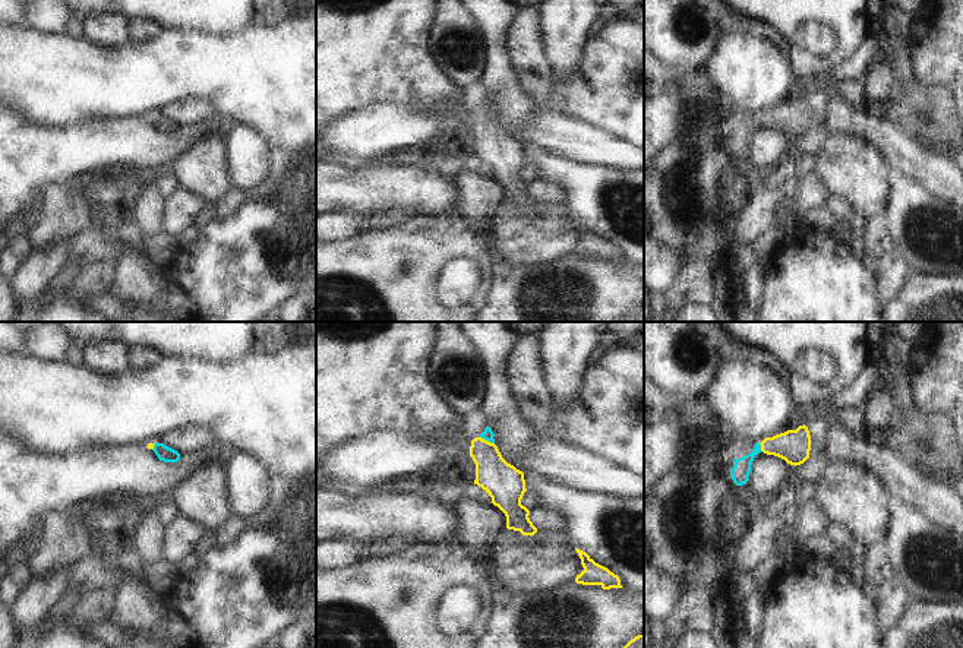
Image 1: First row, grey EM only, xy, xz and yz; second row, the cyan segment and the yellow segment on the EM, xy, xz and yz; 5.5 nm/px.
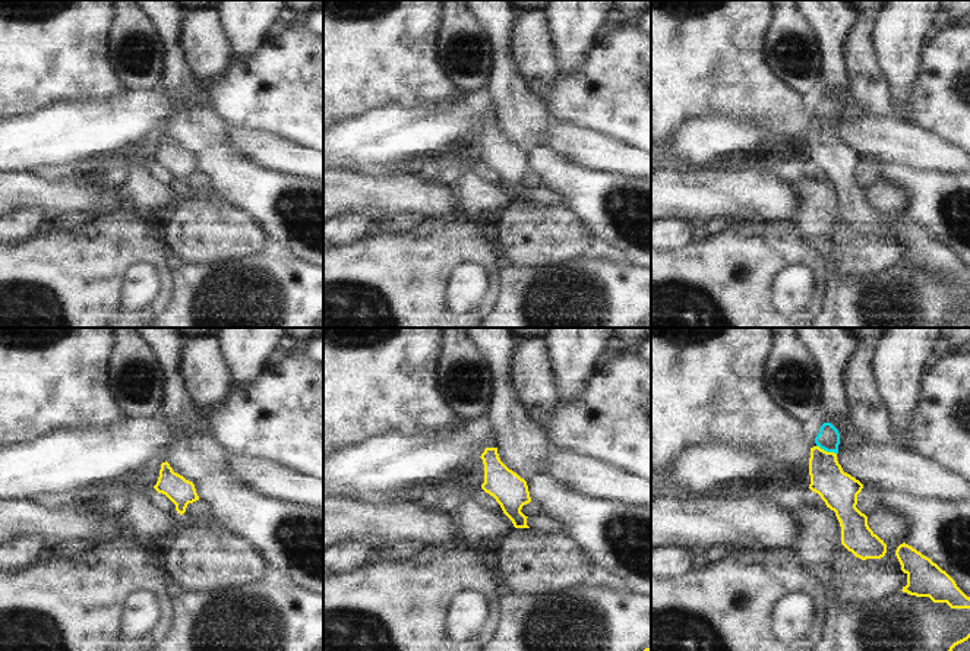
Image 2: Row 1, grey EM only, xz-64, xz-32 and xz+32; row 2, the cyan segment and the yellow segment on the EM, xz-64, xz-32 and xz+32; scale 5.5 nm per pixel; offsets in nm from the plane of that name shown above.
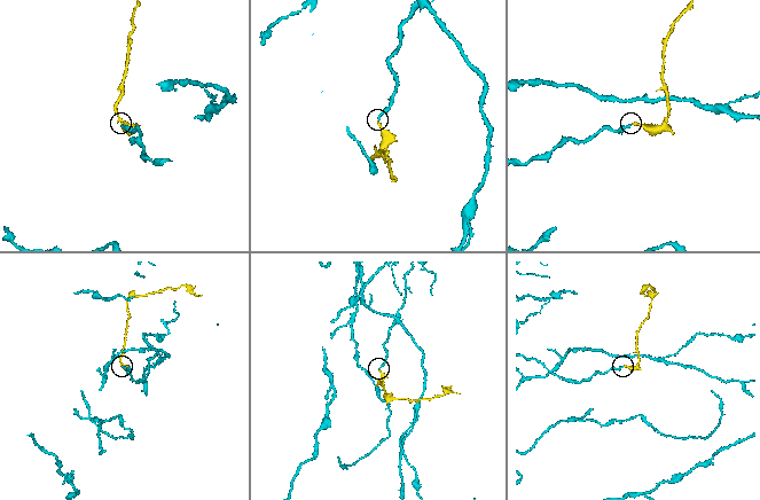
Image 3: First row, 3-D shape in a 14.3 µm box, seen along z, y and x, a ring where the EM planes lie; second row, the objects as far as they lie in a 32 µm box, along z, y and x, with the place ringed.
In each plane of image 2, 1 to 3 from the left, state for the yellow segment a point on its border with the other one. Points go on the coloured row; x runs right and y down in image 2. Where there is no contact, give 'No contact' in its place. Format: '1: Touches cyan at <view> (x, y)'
1: No contact
2: No contact
3: Touches cyan at xz+32 (827, 451)

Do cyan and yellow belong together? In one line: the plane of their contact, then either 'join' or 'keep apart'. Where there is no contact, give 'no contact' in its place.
contact in xz; join

